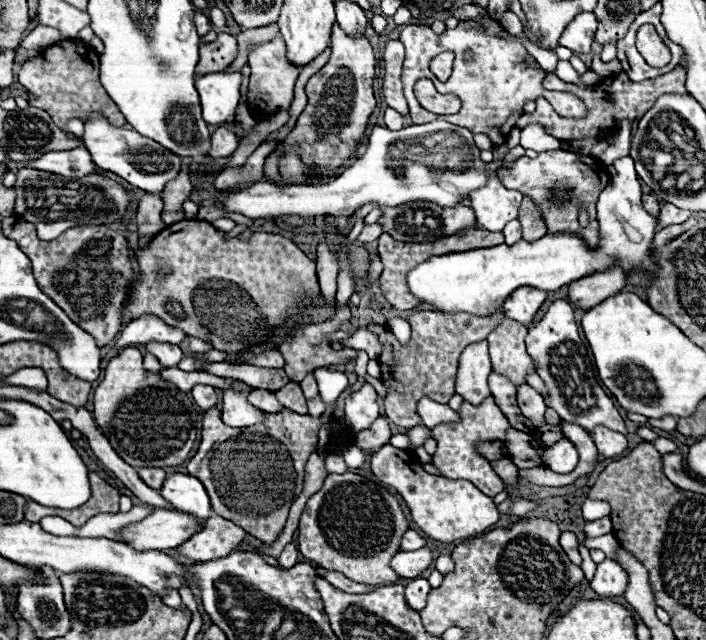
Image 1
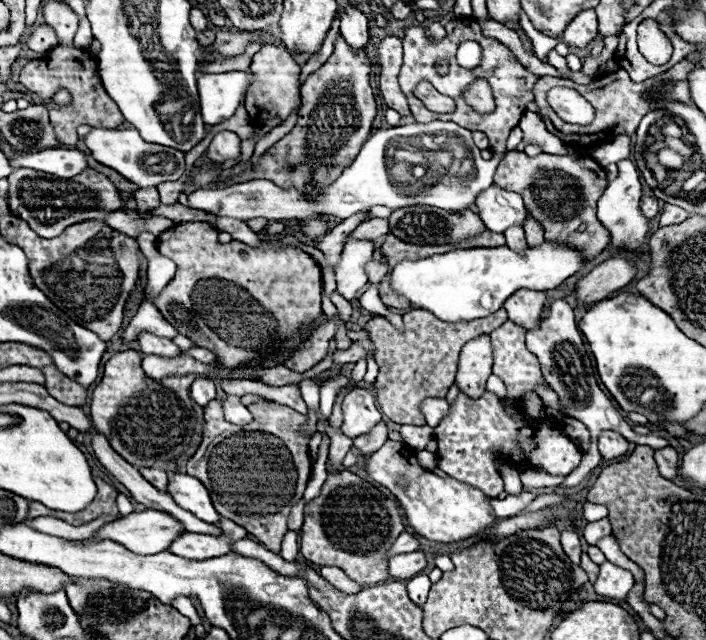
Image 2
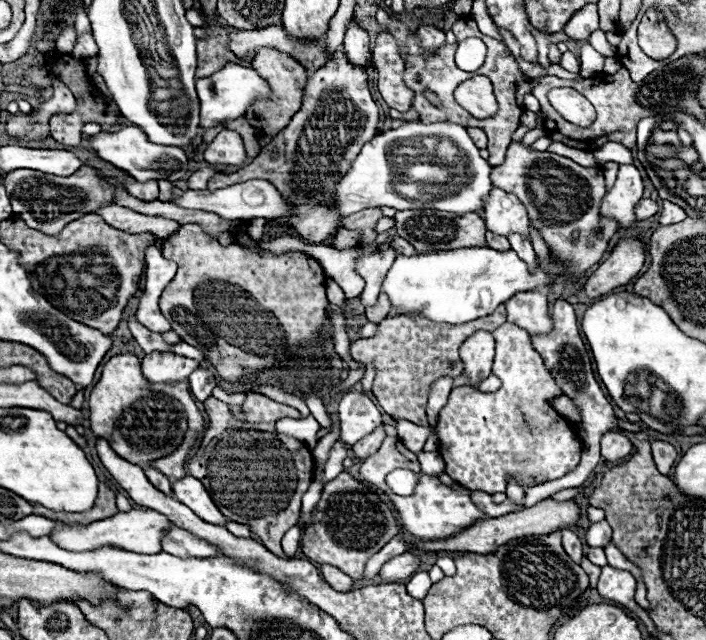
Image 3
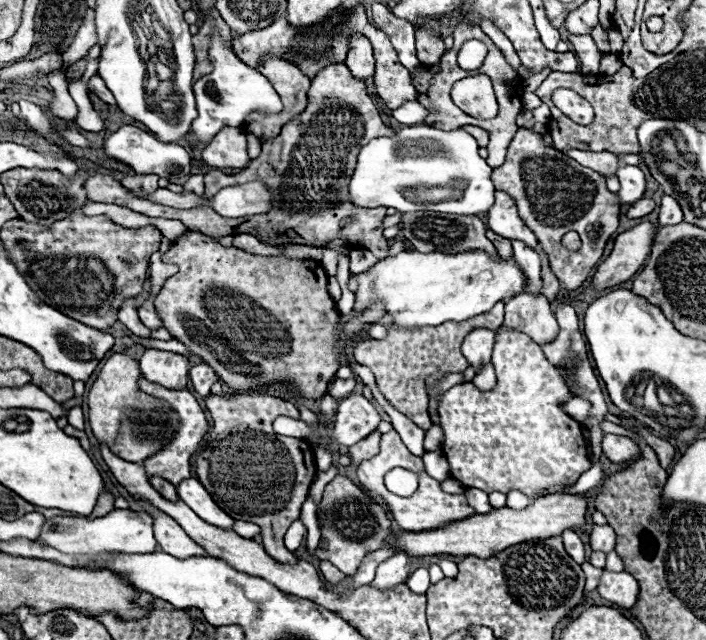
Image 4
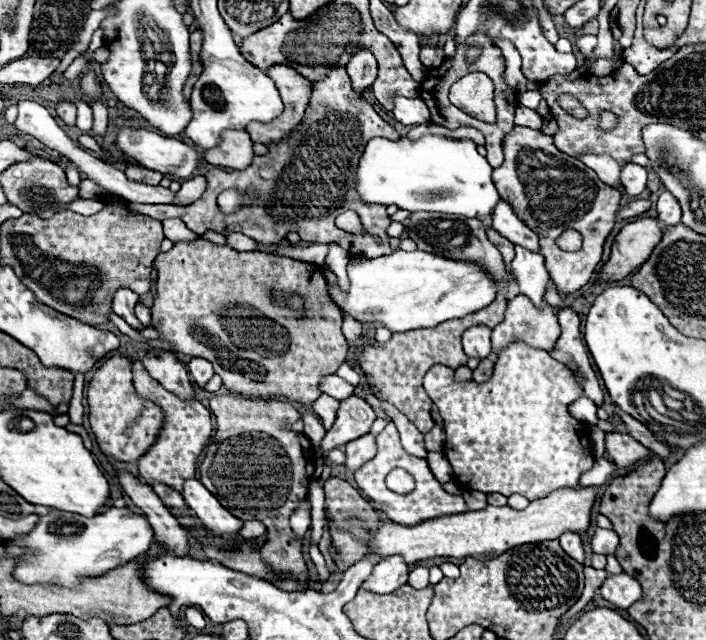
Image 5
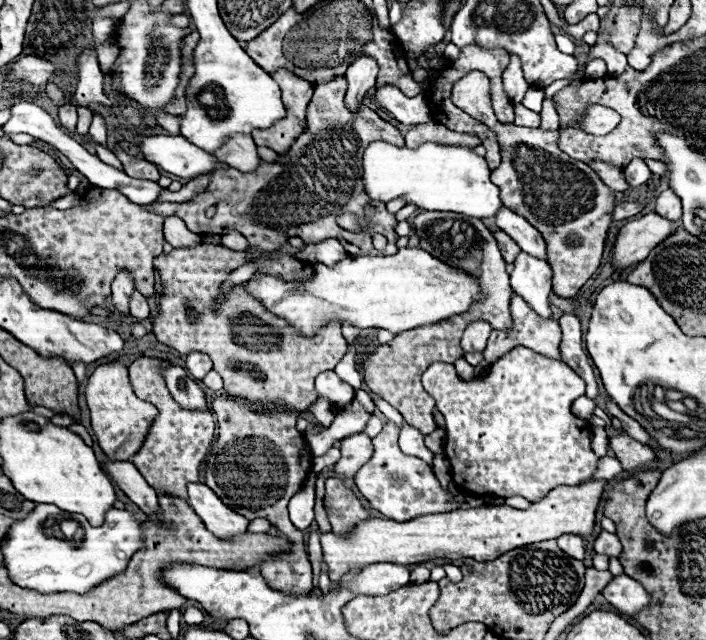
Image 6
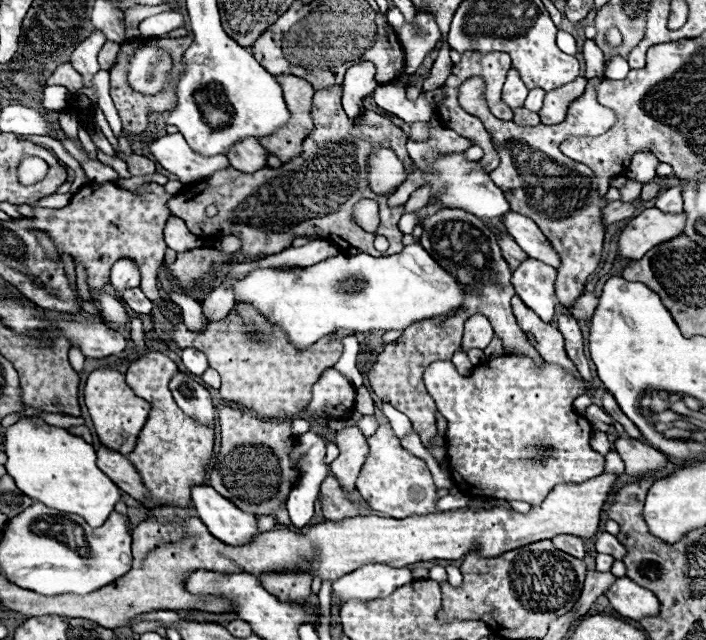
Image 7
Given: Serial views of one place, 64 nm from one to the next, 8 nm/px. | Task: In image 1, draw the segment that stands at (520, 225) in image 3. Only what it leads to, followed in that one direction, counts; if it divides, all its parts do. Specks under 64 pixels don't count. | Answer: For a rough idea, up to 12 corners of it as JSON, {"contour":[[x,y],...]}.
{"contour":[[496,174],[470,196],[478,226],[502,232],[518,218],[522,194]]}

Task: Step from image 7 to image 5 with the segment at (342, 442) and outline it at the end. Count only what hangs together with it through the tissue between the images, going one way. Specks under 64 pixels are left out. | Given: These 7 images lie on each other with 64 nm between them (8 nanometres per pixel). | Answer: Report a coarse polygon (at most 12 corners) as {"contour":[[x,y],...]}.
{"contour":[[364,434],[344,446],[346,470],[376,456],[376,436]]}

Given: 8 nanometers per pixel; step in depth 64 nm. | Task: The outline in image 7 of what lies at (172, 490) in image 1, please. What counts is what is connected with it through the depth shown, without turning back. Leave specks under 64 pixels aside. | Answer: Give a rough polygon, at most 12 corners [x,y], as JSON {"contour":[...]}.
{"contour":[[212,486],[192,502],[212,536],[230,546],[252,542],[258,518]]}

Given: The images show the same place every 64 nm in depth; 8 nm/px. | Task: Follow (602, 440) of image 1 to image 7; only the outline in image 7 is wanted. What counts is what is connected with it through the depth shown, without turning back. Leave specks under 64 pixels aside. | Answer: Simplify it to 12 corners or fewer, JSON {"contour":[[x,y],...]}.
{"contour":[[618,438],[630,476],[660,472],[668,458],[652,446]]}

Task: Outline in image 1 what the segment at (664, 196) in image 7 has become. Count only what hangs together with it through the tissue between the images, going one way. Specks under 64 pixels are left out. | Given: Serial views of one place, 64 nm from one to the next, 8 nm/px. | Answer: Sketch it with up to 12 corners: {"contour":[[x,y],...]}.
{"contour":[[664,204],[658,216],[658,226],[666,228],[682,224],[690,218],[690,210]]}

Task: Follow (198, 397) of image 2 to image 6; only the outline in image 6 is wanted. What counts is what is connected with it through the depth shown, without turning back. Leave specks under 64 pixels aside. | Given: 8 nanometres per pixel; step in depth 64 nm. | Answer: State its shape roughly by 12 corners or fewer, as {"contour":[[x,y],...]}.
{"contour":[[202,352],[186,354],[186,368],[202,380],[212,360]]}

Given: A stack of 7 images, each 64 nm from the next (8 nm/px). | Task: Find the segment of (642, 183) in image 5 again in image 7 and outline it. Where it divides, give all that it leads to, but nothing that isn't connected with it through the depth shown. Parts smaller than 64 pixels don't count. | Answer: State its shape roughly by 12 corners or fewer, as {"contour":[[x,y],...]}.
{"contour":[[648,150],[636,152],[626,176],[638,182],[656,178],[660,160]]}

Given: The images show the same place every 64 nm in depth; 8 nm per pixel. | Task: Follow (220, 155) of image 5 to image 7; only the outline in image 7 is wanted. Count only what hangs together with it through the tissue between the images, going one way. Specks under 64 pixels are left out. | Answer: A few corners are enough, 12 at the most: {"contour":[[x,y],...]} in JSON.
{"contour":[[246,138],[226,152],[232,168],[256,172],[268,166],[268,150]]}

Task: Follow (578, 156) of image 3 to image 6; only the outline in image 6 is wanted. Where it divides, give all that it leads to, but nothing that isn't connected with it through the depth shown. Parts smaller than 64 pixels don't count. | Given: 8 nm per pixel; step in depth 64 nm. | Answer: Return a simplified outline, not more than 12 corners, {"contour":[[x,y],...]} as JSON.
{"contour":[[594,162],[592,168],[610,190],[624,192],[628,182],[620,168],[604,162]]}

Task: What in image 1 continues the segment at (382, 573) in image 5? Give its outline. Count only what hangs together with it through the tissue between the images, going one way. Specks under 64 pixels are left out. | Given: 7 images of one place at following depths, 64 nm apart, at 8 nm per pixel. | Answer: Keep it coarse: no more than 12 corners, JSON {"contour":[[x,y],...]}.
{"contour":[[428,548],[398,552],[390,568],[402,578],[420,576],[432,562]]}

